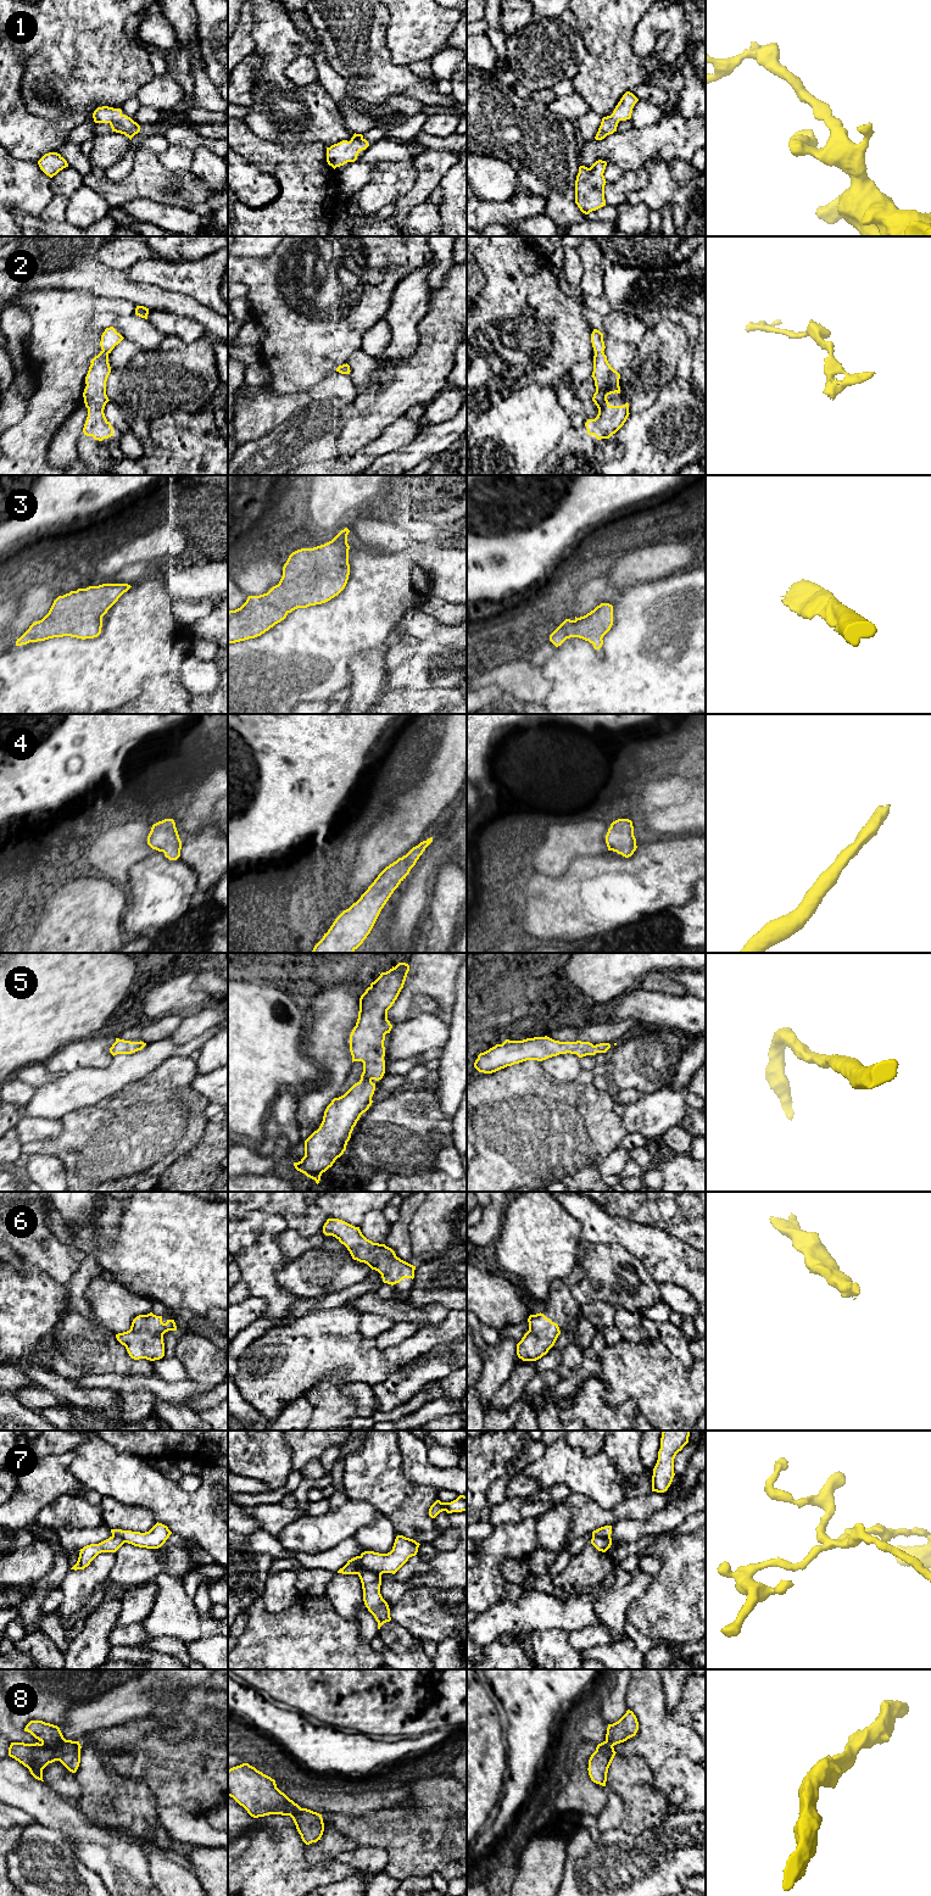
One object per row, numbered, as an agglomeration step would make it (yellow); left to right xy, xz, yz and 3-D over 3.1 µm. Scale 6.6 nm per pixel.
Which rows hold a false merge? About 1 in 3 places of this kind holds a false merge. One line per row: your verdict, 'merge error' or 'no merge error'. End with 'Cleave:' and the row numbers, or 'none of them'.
1: no merge error
2: no merge error
3: no merge error
4: no merge error
5: no merge error
6: no merge error
7: merge error
8: no merge error
Cleave: 7

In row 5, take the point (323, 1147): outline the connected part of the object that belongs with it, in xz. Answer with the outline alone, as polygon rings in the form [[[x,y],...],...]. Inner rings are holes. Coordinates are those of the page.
[[[398,963],[370,983],[359,998],[356,1026],[350,1035],[350,1052],[353,1061],[363,1063],[361,1080],[344,1095],[334,1098],[327,1106],[323,1121],[305,1141],[305,1156],[294,1162],[297,1171],[316,1181],[346,1150],[347,1142],[361,1115],[372,1105],[375,1083],[385,1074],[385,1035],[392,1025],[388,1010],[403,988],[409,965]]]

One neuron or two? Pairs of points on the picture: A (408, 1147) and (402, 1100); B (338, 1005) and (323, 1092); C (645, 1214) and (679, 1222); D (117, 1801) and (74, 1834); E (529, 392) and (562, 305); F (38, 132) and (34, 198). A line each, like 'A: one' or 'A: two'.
A: one
B: one
C: one
D: two
E: two
F: two

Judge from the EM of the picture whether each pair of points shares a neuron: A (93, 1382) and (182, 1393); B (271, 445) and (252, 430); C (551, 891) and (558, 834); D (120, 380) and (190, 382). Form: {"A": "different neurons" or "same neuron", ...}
{"A": "same neuron", "B": "different neurons", "C": "different neurons", "D": "same neuron"}

